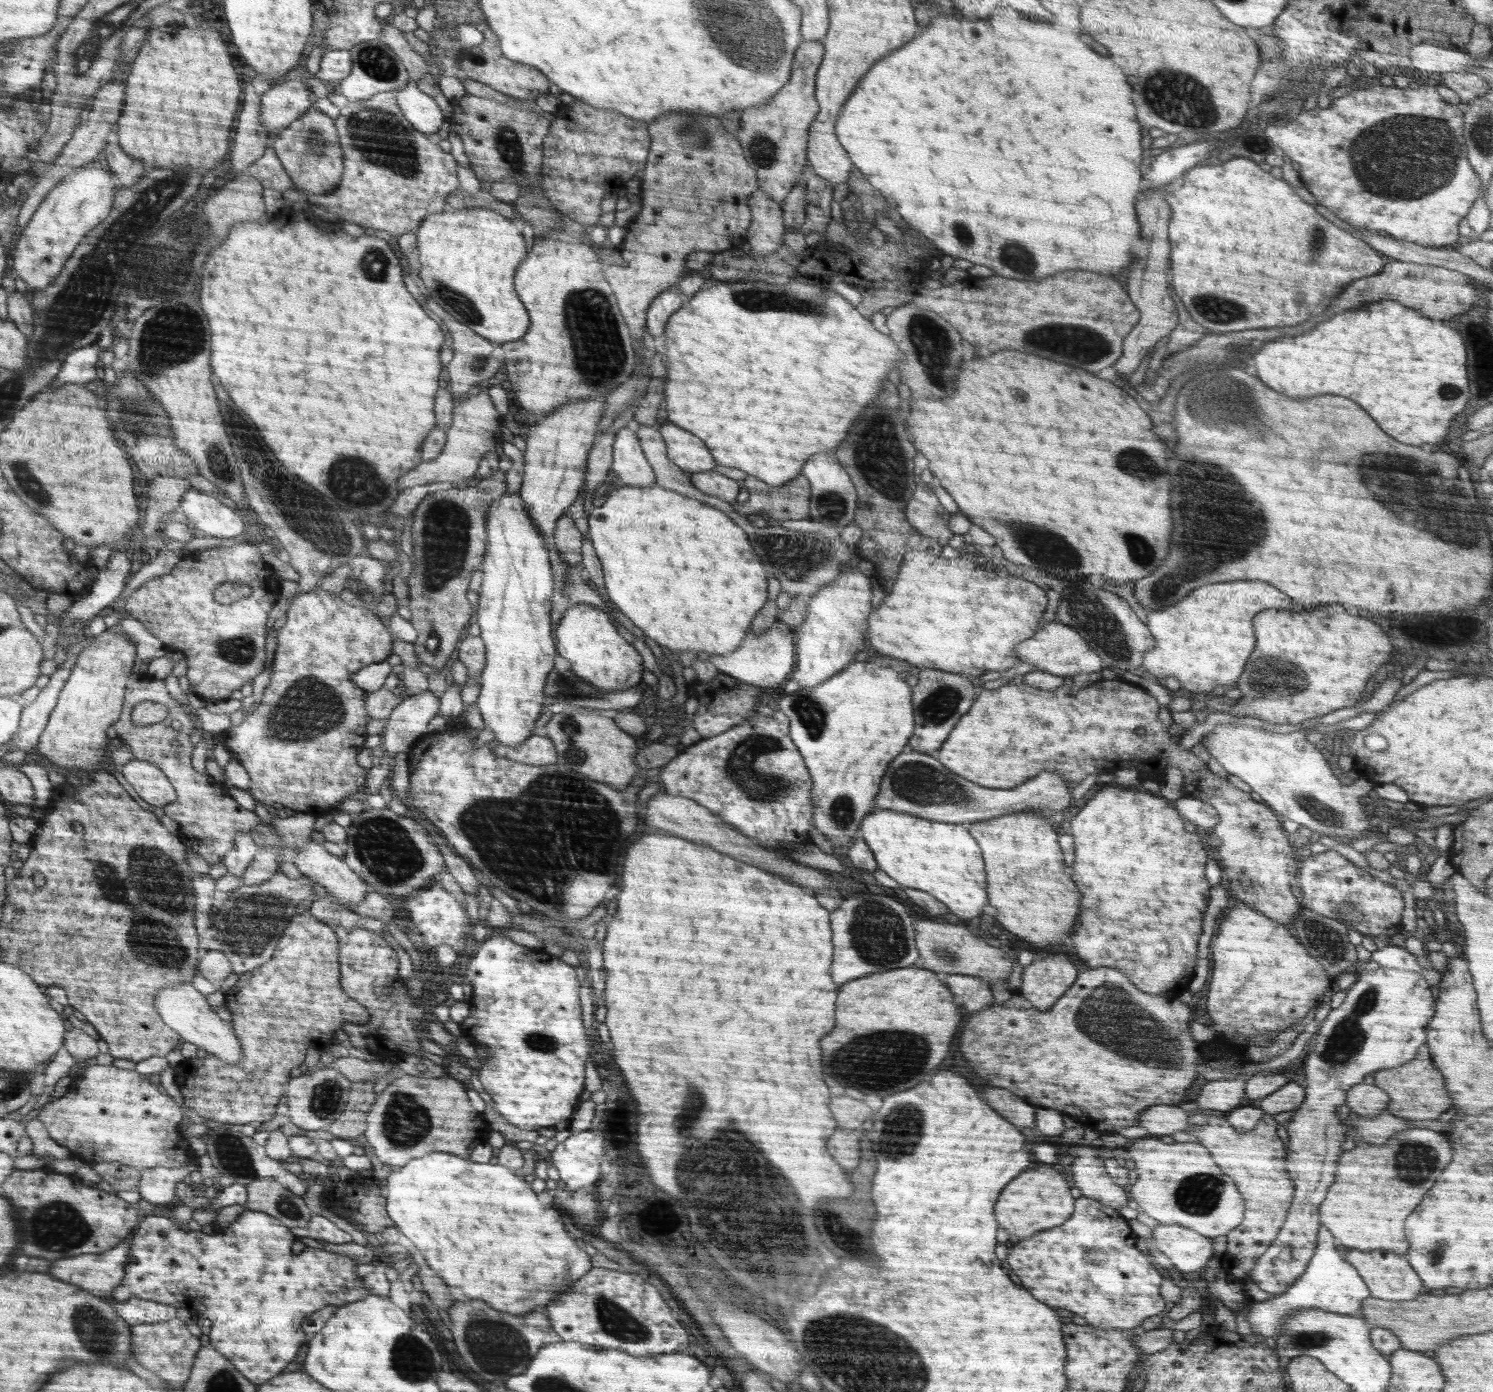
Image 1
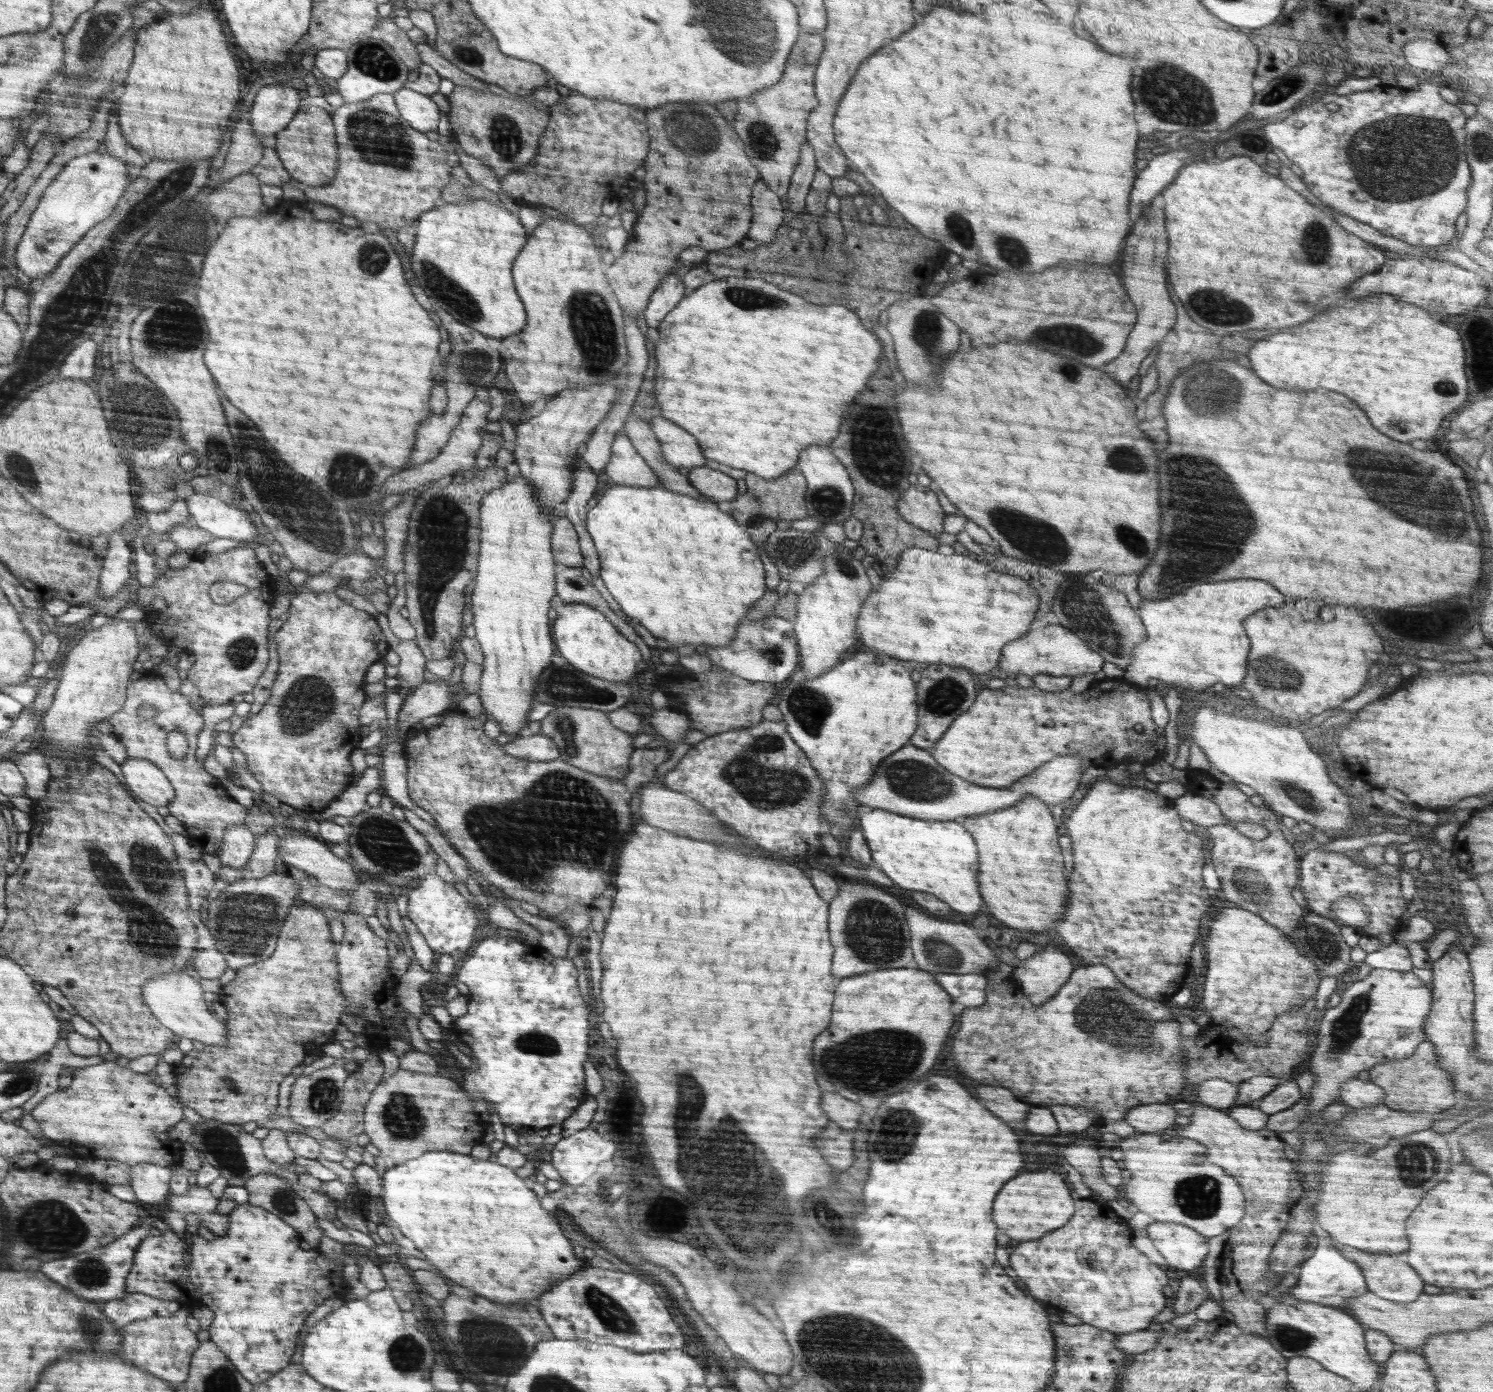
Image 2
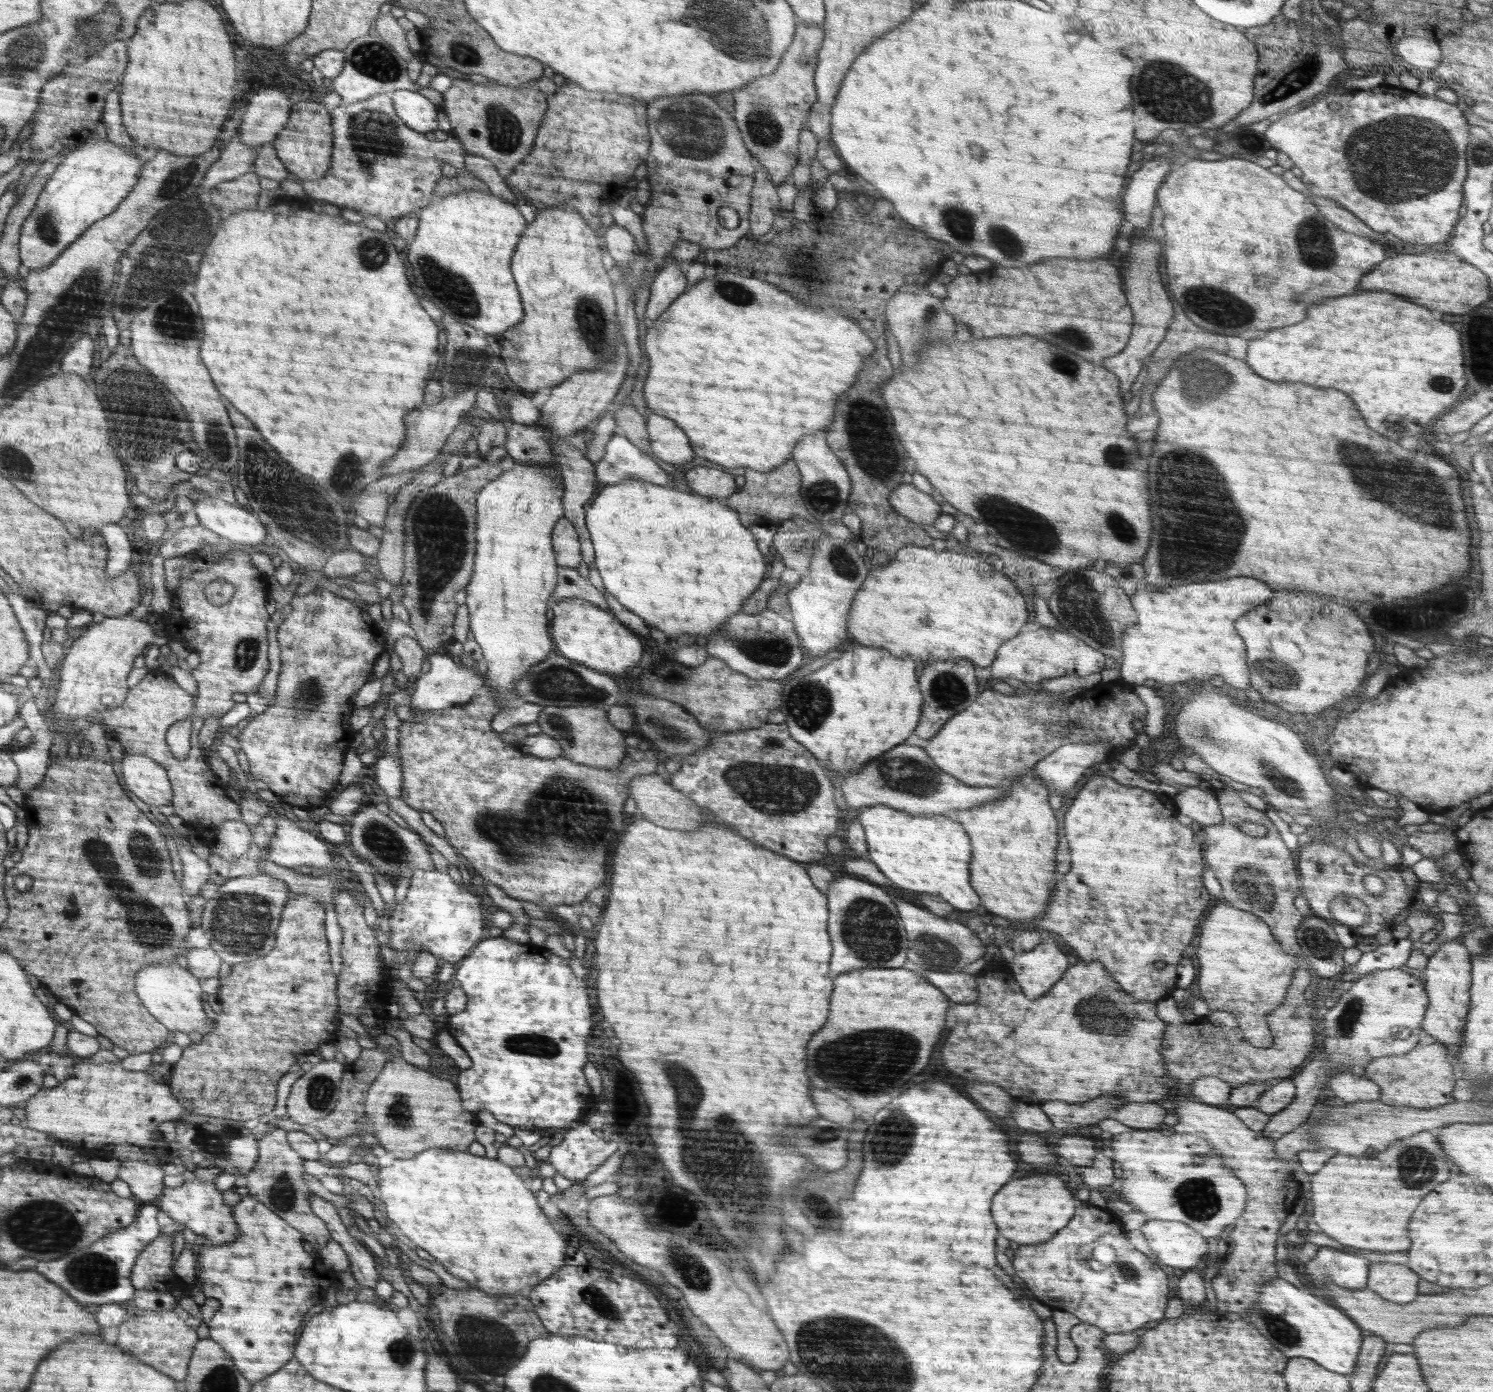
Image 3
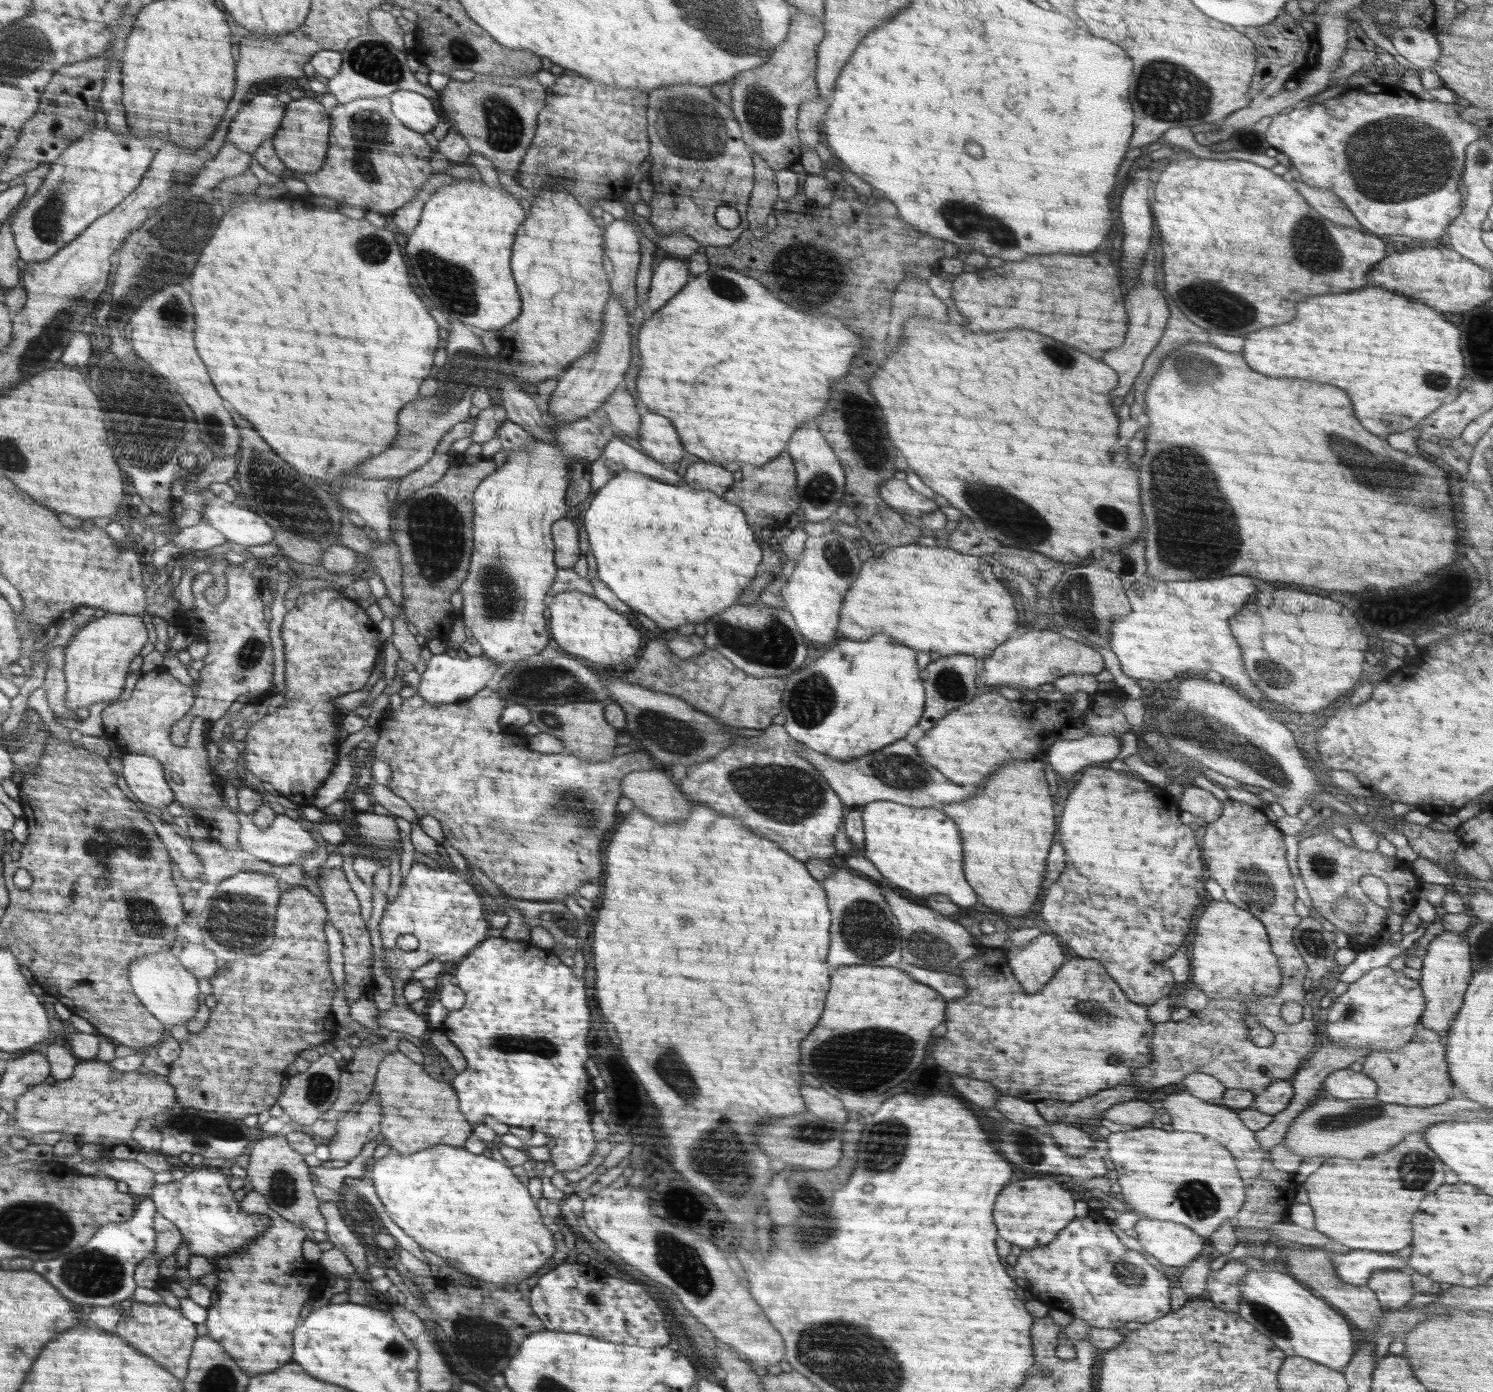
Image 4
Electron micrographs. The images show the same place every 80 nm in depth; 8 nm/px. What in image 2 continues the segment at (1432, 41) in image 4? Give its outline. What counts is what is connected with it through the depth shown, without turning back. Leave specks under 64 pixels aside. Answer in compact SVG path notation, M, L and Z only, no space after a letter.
M1414 39L1403 46L1407 68L1419 72L1439 72L1451 63L1449 54L1440 42Z

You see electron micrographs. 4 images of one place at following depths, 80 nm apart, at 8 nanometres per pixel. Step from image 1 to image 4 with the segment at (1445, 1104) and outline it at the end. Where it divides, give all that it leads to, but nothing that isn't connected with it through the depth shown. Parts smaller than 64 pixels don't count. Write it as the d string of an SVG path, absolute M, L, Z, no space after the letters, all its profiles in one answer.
M1418 1030L1414 1040L1402 1050L1376 1052L1362 1058L1361 1072L1377 1084L1377 1100L1388 1105L1430 1107L1452 1099L1456 1092L1450 1080L1449 1066L1445 1057L1444 1040L1432 1030Z

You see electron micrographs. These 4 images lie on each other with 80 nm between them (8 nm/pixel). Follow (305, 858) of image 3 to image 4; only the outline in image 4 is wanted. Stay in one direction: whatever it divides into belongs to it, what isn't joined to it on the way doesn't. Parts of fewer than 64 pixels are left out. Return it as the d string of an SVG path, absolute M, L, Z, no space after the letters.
M226 781L224 785L226 790L226 803L232 809L232 812L236 814L241 829L239 832L239 846L240 849L252 853L260 860L268 861L277 865L292 864L294 860L298 860L303 854L307 854L307 857L312 856L314 848L316 848L316 841L312 838L312 834L304 830L294 814L276 814L273 823L270 828L266 830L260 830L254 823L252 816L244 814L239 809L238 789L237 782Z

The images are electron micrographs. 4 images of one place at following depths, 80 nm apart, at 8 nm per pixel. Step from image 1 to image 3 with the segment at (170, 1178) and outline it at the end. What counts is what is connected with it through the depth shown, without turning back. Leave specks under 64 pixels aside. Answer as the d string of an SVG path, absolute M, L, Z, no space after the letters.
M124 1160L118 1169L118 1178L127 1182L136 1200L153 1203L162 1194L164 1171L146 1161Z

